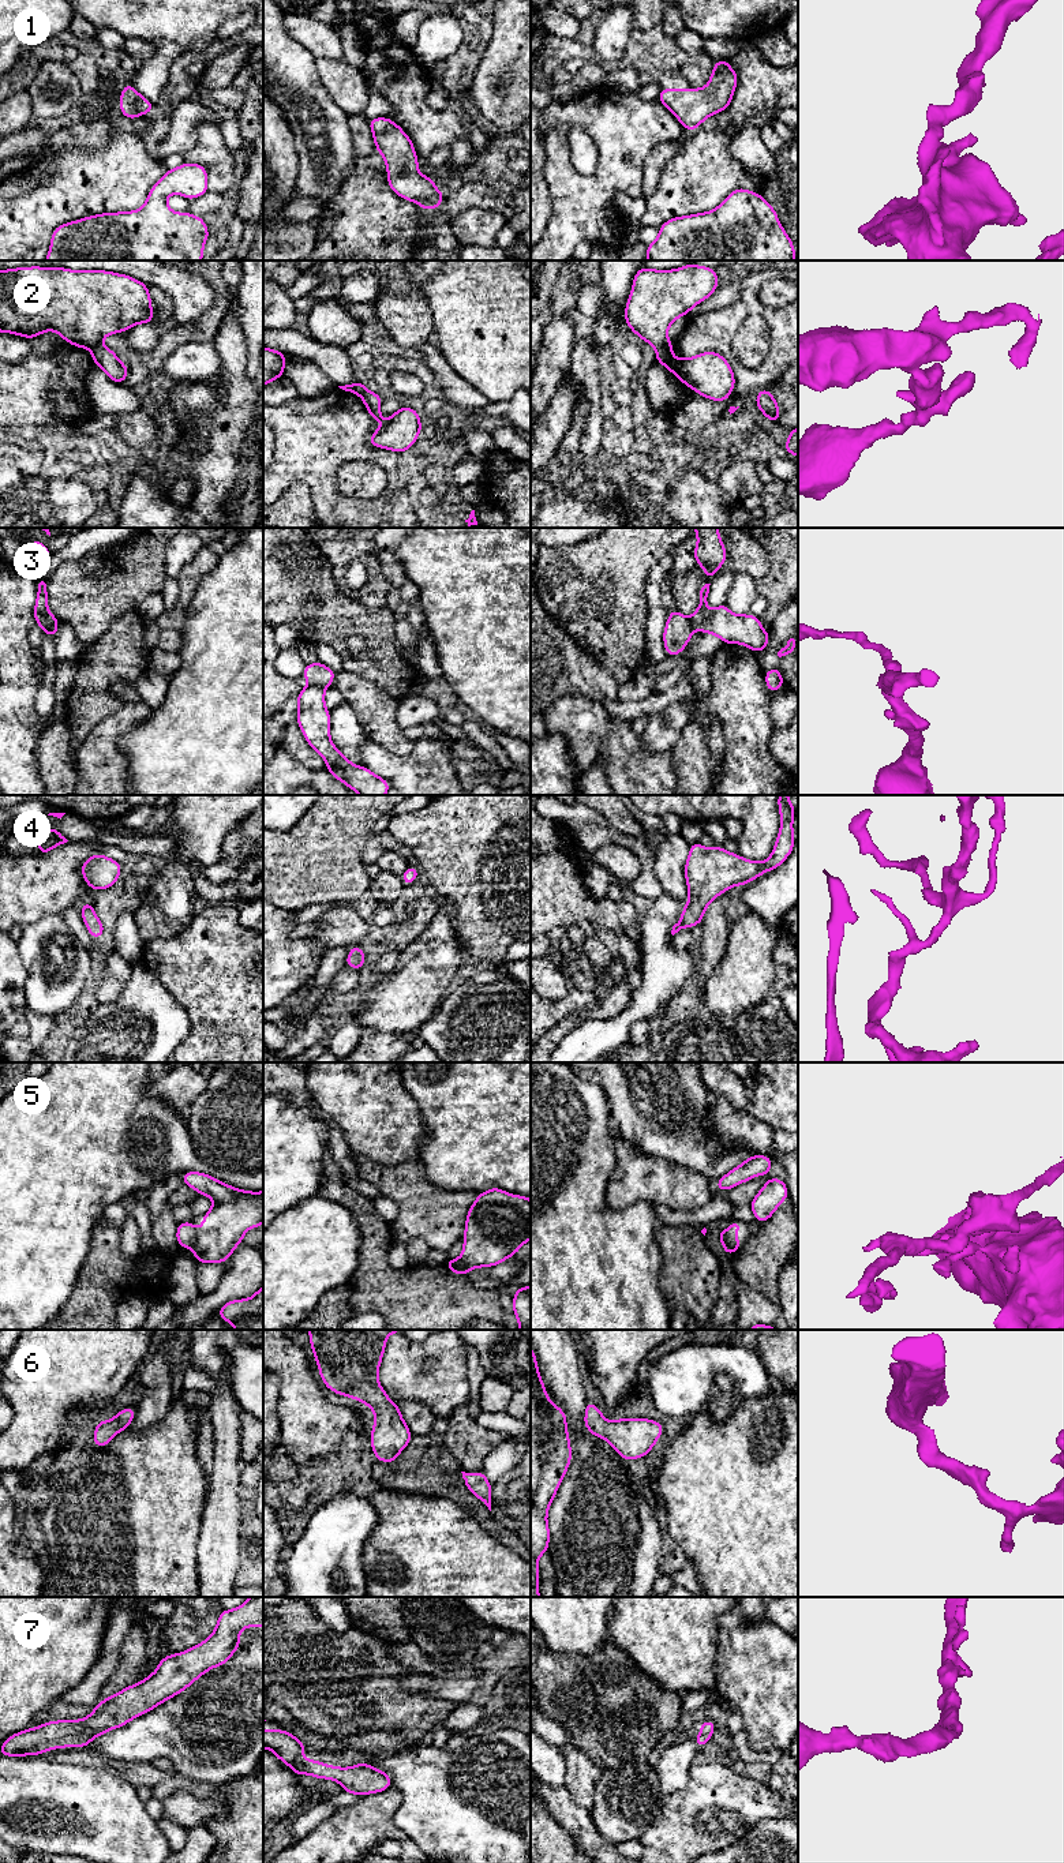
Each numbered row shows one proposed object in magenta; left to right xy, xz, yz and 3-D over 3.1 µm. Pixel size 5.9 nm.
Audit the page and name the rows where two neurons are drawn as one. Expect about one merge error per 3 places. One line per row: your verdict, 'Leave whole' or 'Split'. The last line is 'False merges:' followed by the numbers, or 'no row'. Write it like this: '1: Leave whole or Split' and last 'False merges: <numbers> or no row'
1: Leave whole
2: Split
3: Split
4: Leave whole
5: Split
6: Leave whole
7: Leave whole
False merges: 2, 3, 5

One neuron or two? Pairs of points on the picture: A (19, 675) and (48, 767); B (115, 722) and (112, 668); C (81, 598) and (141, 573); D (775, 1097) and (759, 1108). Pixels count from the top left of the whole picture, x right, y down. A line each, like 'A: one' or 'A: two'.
A: two
B: two
C: one
D: one

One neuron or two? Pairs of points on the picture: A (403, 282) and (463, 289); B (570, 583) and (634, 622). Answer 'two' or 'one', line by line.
A: two
B: one

